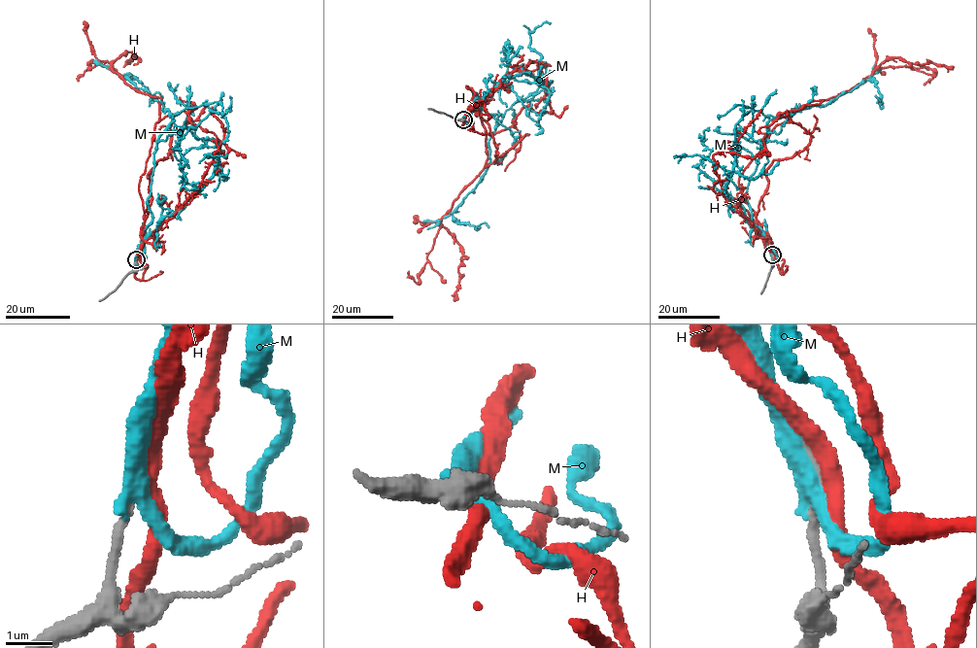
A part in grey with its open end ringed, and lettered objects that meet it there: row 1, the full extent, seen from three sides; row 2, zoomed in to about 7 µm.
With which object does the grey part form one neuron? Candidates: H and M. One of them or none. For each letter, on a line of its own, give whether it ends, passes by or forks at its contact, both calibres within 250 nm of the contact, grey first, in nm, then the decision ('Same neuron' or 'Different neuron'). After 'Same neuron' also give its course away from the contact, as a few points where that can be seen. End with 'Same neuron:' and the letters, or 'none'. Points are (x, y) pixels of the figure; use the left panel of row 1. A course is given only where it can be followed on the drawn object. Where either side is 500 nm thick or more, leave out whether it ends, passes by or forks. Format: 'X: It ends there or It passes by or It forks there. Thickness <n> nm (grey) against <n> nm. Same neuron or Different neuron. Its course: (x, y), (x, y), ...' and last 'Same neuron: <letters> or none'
H: It forks there. Thickness 240 nm (grey) against 280 nm. Same neuron. Its course: (136, 259), (148, 214), (140, 179), (161, 98), (137, 91), (112, 69), (132, 51), (126, 63)
M: It passes by. Thickness 280 nm (grey) against 360 nm. Different neuron
Same neuron: H

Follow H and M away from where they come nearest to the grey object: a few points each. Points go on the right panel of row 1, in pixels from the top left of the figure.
H: (772, 255), (757, 222), (740, 206), (739, 176), (775, 127), (811, 101), (850, 90), (887, 60), (953, 68)
M: (773, 256), (763, 232), (751, 221), (745, 194), (768, 121), (825, 105), (866, 80), (874, 80), (880, 101)

